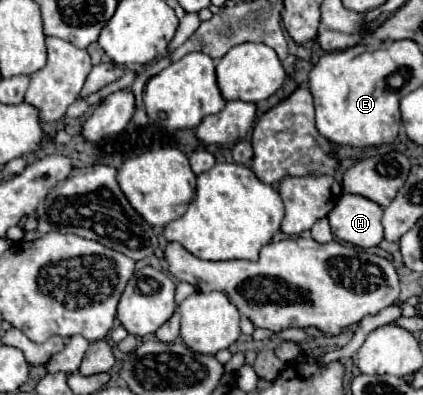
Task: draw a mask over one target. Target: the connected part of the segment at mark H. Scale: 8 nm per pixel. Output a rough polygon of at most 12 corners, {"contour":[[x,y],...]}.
{"contour":[[343,194],[327,220],[333,234],[359,248],[383,240],[383,210]]}

